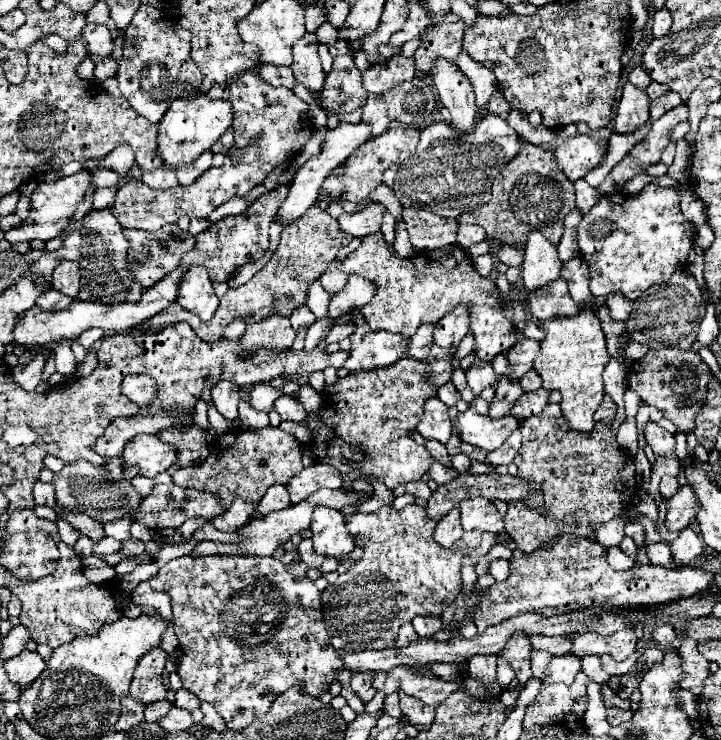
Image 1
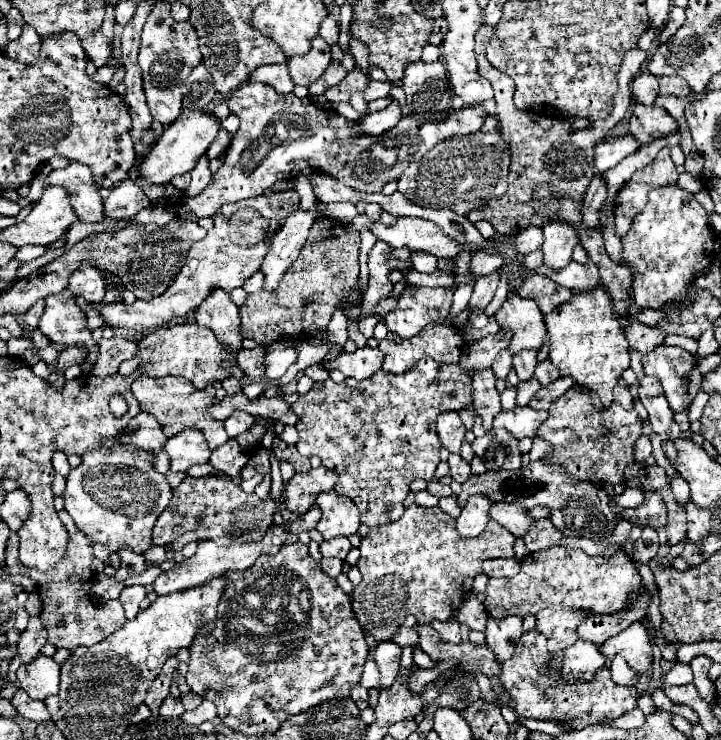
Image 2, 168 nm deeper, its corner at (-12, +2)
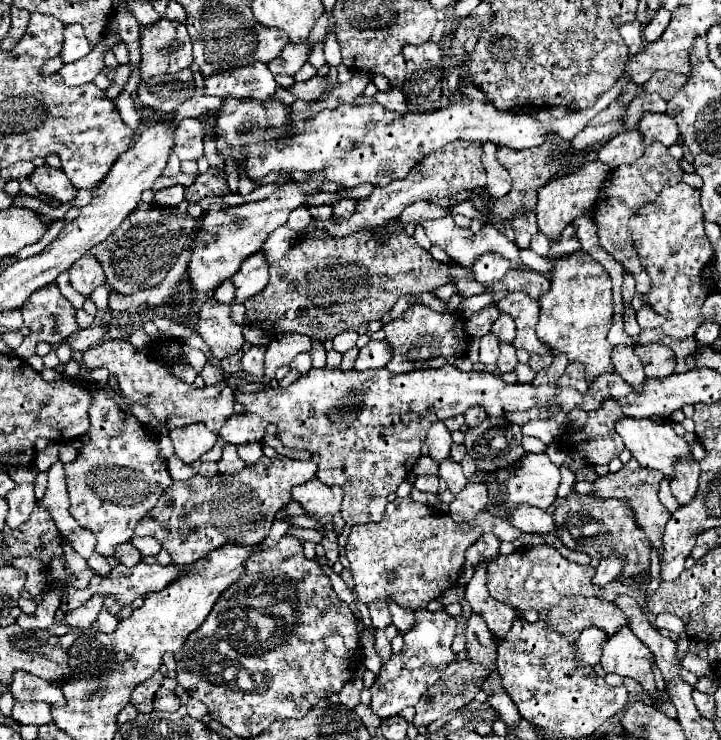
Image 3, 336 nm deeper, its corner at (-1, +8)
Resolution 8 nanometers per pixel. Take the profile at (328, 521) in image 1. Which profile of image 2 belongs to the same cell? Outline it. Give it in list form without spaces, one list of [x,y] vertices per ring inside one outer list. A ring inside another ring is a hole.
[[[322,492],[320,498],[316,498],[322,518],[316,526],[316,530],[324,536],[324,540],[340,538],[340,536],[352,536],[358,534],[360,526],[360,514],[358,508],[350,498],[342,498],[332,492]]]

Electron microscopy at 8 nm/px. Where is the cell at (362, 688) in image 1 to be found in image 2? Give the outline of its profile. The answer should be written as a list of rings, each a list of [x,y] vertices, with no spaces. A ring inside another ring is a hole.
[[[382,642],[376,646],[372,658],[380,670],[380,690],[392,686],[392,682],[396,680],[400,670],[400,654],[402,650],[394,642]]]

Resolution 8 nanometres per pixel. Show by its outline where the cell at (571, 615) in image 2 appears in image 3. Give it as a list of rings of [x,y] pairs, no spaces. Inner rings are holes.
[[[569,596],[563,598],[561,604],[549,612],[545,622],[561,636],[577,640],[577,636],[589,626],[597,626],[609,636],[613,636],[613,632],[617,632],[617,628],[627,626],[629,620],[621,612],[621,608],[617,608],[609,600]]]

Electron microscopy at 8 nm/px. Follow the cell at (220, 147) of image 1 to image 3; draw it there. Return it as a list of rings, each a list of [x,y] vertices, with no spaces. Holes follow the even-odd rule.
[[[187,118],[175,130],[175,154],[179,160],[193,160],[197,162],[203,156],[203,126],[197,118]]]

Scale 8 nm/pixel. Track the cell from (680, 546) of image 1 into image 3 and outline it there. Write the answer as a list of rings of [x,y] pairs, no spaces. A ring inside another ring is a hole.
[[[681,460],[681,464],[677,464],[677,472],[673,472],[671,480],[671,492],[681,506],[693,500],[697,492],[699,474],[699,464],[695,460]]]

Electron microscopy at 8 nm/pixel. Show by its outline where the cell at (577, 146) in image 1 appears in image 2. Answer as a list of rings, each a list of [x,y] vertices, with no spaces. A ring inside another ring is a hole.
[[[630,134],[618,136],[618,138],[600,140],[594,146],[594,166],[600,172],[606,172],[606,170],[614,168],[622,158],[626,158],[632,152],[636,152],[638,148],[640,148],[640,142]]]

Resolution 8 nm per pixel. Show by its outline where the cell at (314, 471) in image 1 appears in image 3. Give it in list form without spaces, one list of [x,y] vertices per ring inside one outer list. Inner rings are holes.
[[[277,454],[273,458],[261,458],[237,474],[217,474],[213,478],[195,474],[167,488],[161,500],[157,500],[157,508],[151,508],[141,524],[137,524],[135,534],[159,540],[173,562],[185,566],[225,544],[261,544],[271,530],[275,512],[291,500],[291,488],[305,484],[315,472],[317,464],[313,460],[299,462]]]

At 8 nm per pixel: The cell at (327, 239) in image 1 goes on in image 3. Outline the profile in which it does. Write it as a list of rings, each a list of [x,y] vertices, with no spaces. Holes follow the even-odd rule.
[[[397,220],[385,222],[387,236],[377,238],[373,232],[359,232],[351,234],[347,238],[299,238],[295,240],[293,248],[269,268],[269,284],[255,296],[251,296],[245,304],[249,320],[253,320],[255,326],[265,328],[269,336],[277,336],[283,332],[297,332],[311,336],[319,342],[333,340],[339,332],[343,330],[353,330],[357,334],[365,334],[369,322],[381,320],[385,312],[391,310],[391,306],[397,302],[401,294],[409,292],[432,292],[438,286],[453,282],[457,286],[457,294],[463,298],[469,298],[473,294],[481,292],[527,292],[531,300],[539,300],[543,296],[551,282],[547,274],[535,272],[535,270],[525,270],[525,268],[511,268],[503,280],[491,286],[477,284],[473,280],[473,270],[471,268],[461,268],[459,264],[453,262],[439,262],[435,260],[429,251],[423,250],[413,236],[407,236],[403,226],[397,226]]]

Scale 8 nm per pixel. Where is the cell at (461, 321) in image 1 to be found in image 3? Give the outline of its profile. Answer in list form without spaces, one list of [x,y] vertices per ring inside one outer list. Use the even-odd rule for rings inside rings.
[[[487,252],[487,254],[483,254],[481,258],[475,260],[475,264],[473,264],[473,276],[475,276],[475,280],[479,284],[491,286],[497,280],[501,280],[509,268],[511,268],[509,260],[505,260],[503,256],[497,256],[493,252]]]

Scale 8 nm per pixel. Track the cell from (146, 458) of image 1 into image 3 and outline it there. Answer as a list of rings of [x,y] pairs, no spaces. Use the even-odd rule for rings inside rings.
[[[191,424],[185,428],[175,428],[169,432],[169,438],[175,446],[175,454],[185,464],[199,460],[199,456],[209,452],[219,440],[219,436],[215,432],[209,432],[205,424]]]

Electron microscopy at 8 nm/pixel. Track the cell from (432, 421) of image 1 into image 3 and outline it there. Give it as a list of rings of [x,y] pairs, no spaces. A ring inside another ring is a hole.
[[[435,422],[433,428],[427,432],[427,446],[429,446],[429,456],[439,464],[441,460],[449,458],[449,448],[451,448],[451,432],[445,428],[443,422]]]

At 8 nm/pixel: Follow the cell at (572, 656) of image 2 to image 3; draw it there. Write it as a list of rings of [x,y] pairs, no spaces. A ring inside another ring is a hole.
[[[585,628],[575,642],[577,646],[577,662],[579,664],[589,664],[595,666],[601,658],[601,644],[607,640],[607,634],[601,632],[599,628]]]

